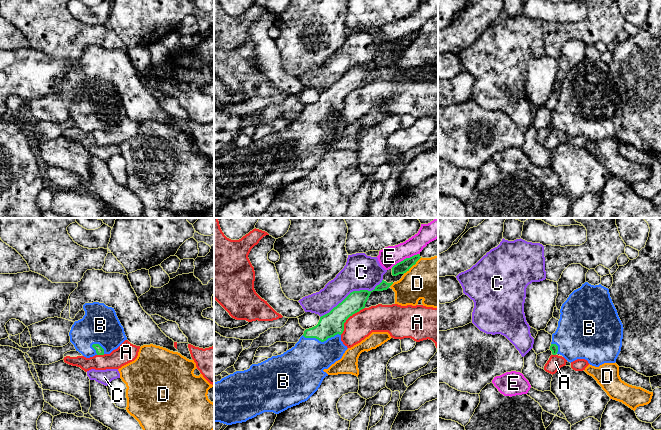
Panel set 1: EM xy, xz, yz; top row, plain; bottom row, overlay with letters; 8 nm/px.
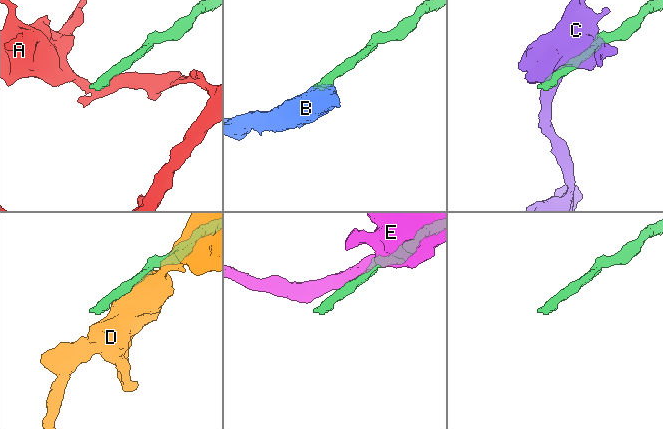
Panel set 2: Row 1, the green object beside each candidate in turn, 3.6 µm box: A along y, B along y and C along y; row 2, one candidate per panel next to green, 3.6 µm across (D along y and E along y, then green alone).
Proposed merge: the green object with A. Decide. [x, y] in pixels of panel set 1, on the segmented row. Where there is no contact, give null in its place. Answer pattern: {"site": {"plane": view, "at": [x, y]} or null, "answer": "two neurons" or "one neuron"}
{"site": {"plane": "xz", "at": [348, 317]}, "answer": "two neurons"}

